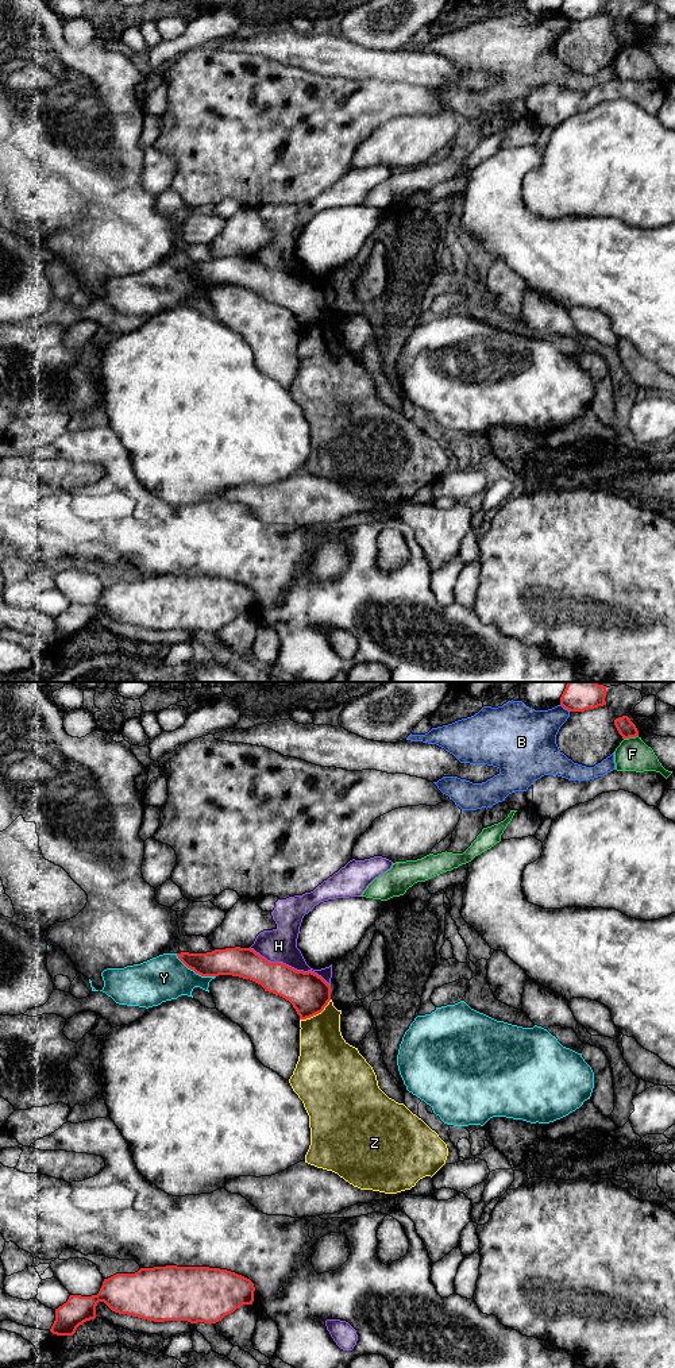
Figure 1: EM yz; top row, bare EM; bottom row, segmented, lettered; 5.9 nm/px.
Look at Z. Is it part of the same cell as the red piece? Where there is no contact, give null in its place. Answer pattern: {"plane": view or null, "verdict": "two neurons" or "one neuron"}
{"plane": "yz", "verdict": "two neurons"}

